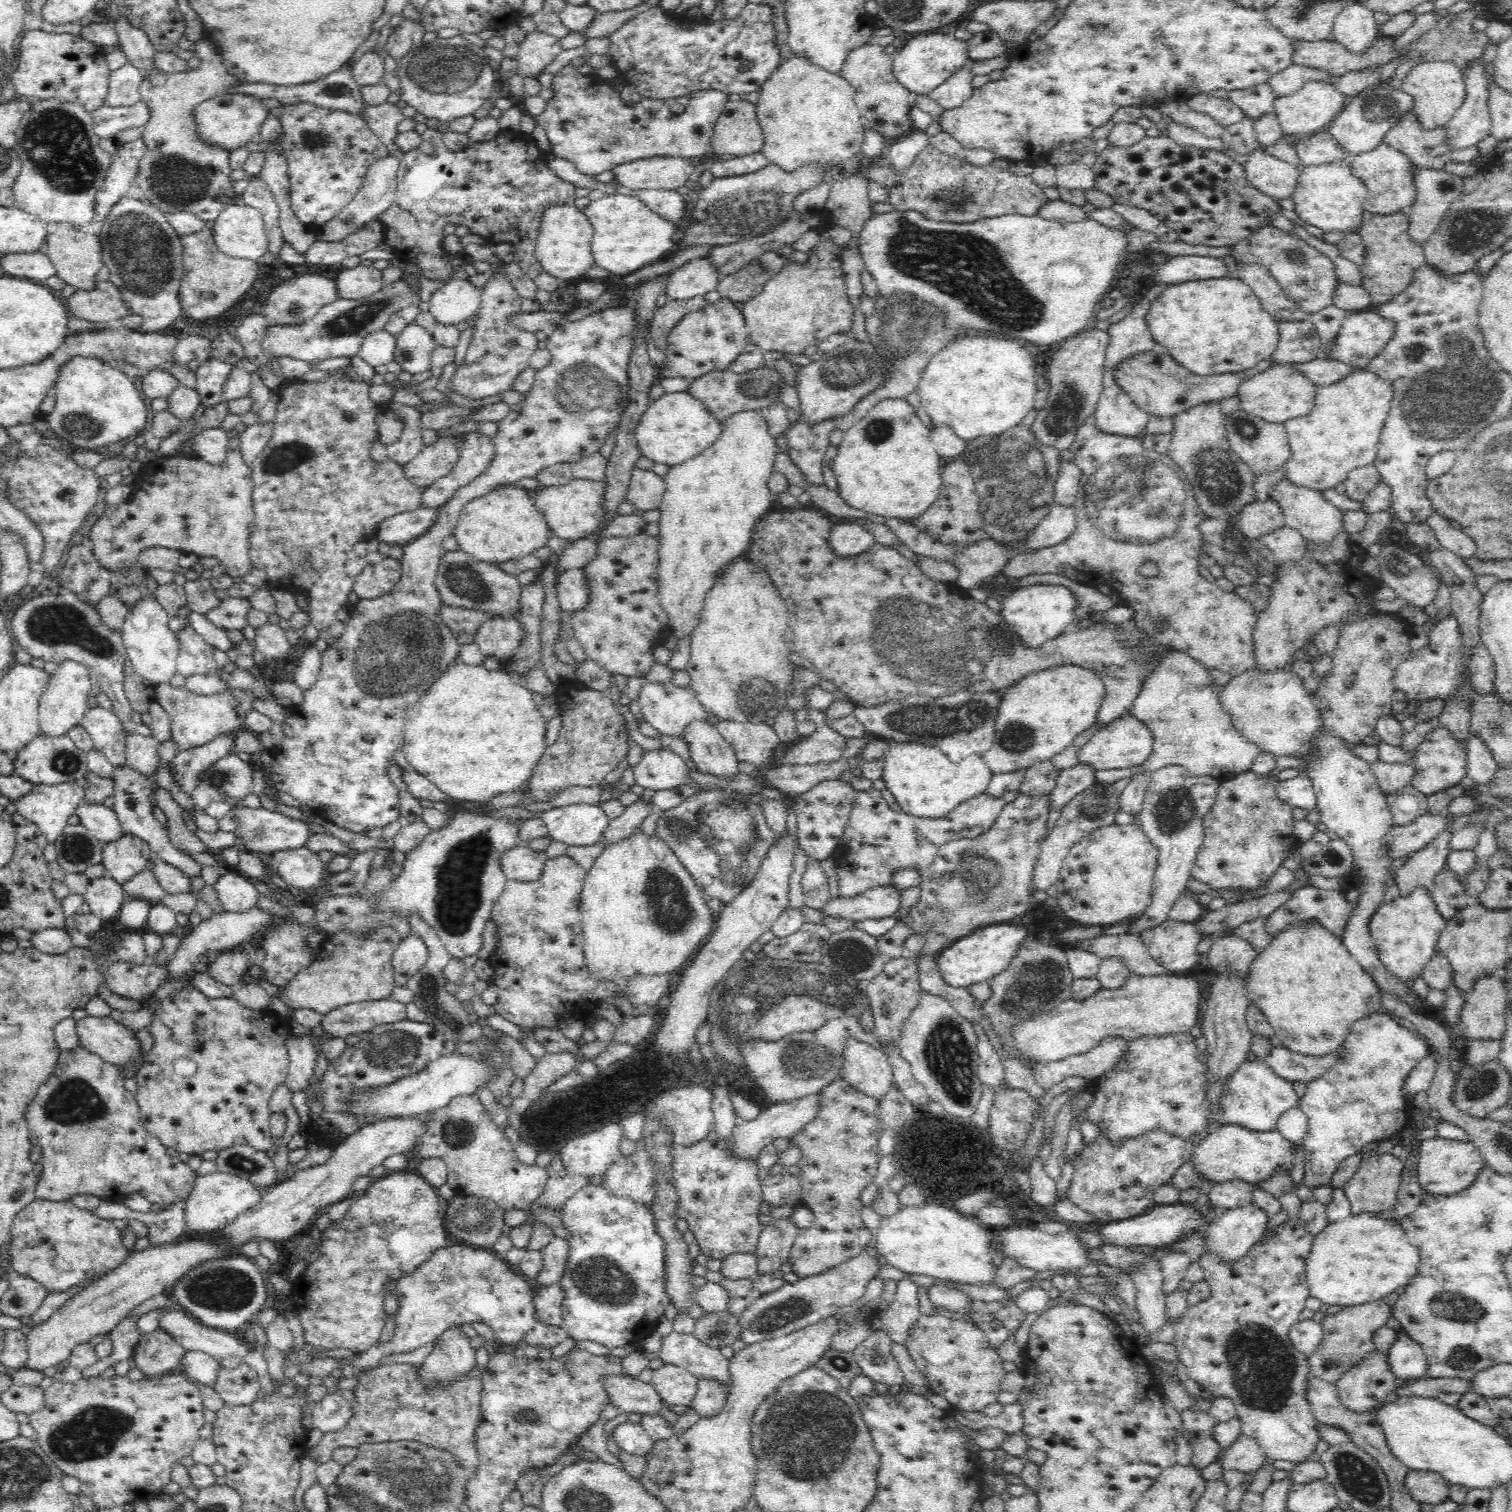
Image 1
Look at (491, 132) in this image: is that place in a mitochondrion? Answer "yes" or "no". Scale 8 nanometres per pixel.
no

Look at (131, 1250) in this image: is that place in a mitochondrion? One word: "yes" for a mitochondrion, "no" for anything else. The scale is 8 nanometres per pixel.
no

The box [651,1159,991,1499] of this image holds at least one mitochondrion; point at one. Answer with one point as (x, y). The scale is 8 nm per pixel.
(810, 1435)

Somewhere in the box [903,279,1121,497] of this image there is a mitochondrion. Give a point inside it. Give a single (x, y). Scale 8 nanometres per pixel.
(1068, 404)

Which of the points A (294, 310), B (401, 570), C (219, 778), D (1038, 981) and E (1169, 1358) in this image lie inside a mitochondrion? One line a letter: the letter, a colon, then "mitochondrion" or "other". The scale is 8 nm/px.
A: mitochondrion
B: other
C: mitochondrion
D: mitochondrion
E: other

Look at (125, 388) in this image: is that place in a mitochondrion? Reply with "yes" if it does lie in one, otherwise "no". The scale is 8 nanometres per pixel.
no

